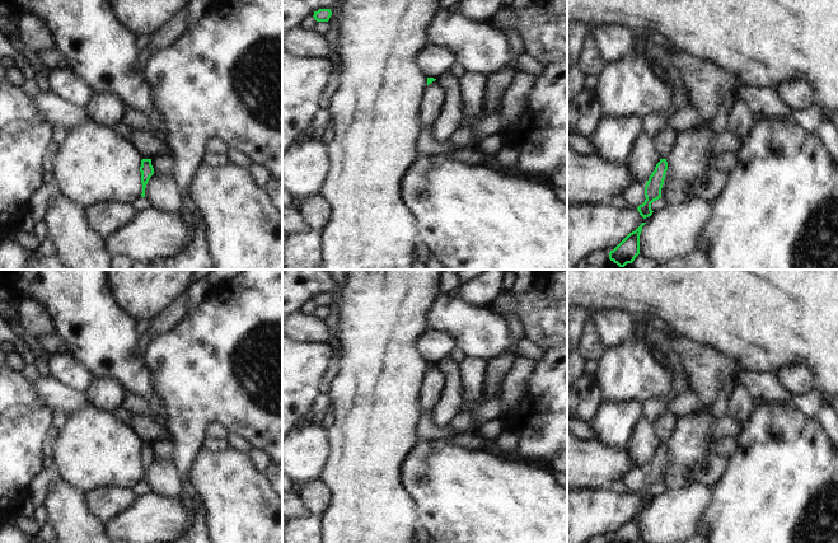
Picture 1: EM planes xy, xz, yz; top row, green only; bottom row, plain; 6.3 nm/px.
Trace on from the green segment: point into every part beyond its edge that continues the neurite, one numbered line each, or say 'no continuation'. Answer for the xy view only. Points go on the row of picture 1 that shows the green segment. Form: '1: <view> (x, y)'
no continuation

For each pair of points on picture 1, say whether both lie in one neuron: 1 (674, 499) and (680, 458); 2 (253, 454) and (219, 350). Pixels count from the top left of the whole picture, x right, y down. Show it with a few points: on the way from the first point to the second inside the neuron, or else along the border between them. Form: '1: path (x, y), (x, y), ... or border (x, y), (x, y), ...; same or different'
1: border (689, 481), (684, 486), (668, 490); different
2: border (252, 445), (268, 458); different

